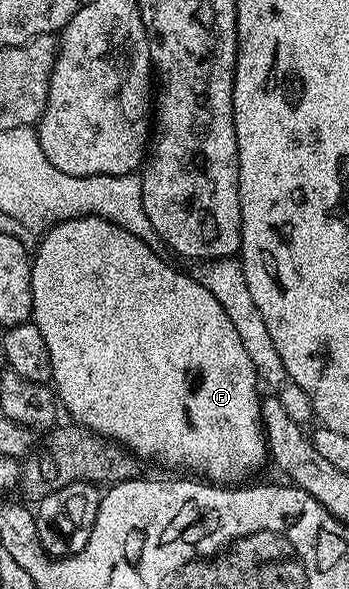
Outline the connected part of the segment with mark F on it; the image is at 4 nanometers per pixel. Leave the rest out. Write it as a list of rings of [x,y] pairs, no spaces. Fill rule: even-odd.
[[[98,216],[71,218],[57,222],[43,231],[32,260],[32,316],[31,321],[42,332],[46,339],[46,348],[50,348],[52,381],[54,393],[59,405],[69,414],[73,423],[87,426],[101,438],[119,443],[125,450],[130,450],[140,460],[149,458],[152,462],[161,462],[164,466],[177,466],[177,471],[187,472],[192,476],[203,476],[213,484],[240,484],[254,473],[268,458],[268,443],[264,440],[264,425],[260,419],[262,394],[256,391],[258,379],[254,364],[250,364],[250,355],[238,336],[238,328],[222,304],[202,288],[202,284],[191,273],[183,274],[175,270],[164,258],[159,258],[152,251],[153,247],[143,242],[134,232],[126,232],[118,224]]]

